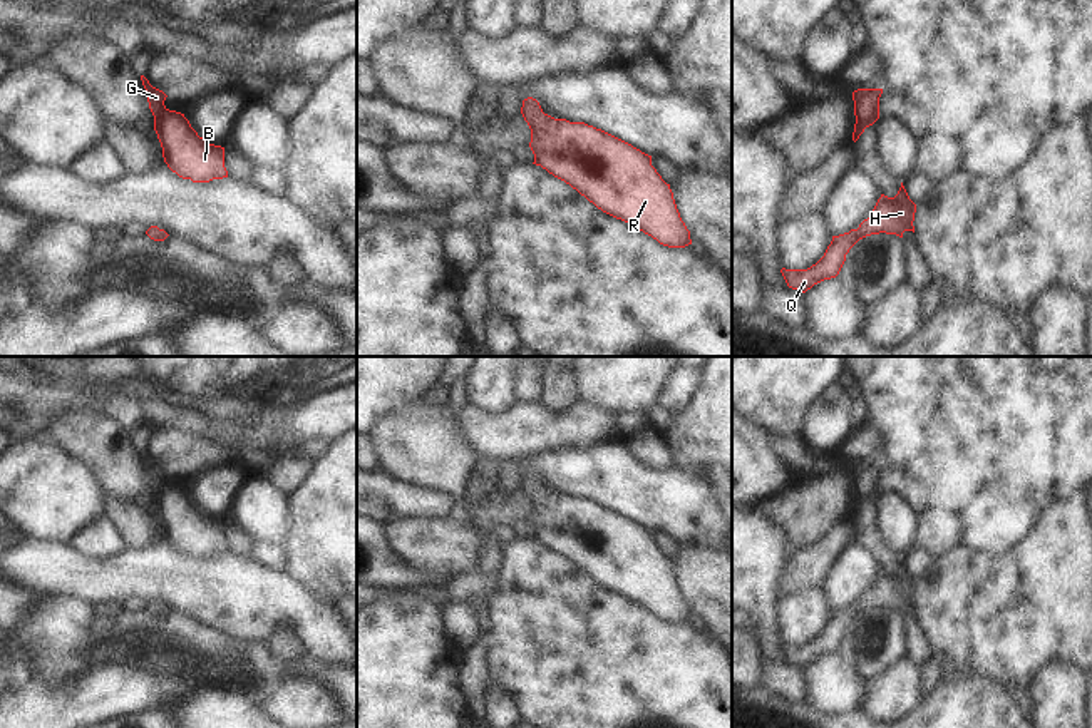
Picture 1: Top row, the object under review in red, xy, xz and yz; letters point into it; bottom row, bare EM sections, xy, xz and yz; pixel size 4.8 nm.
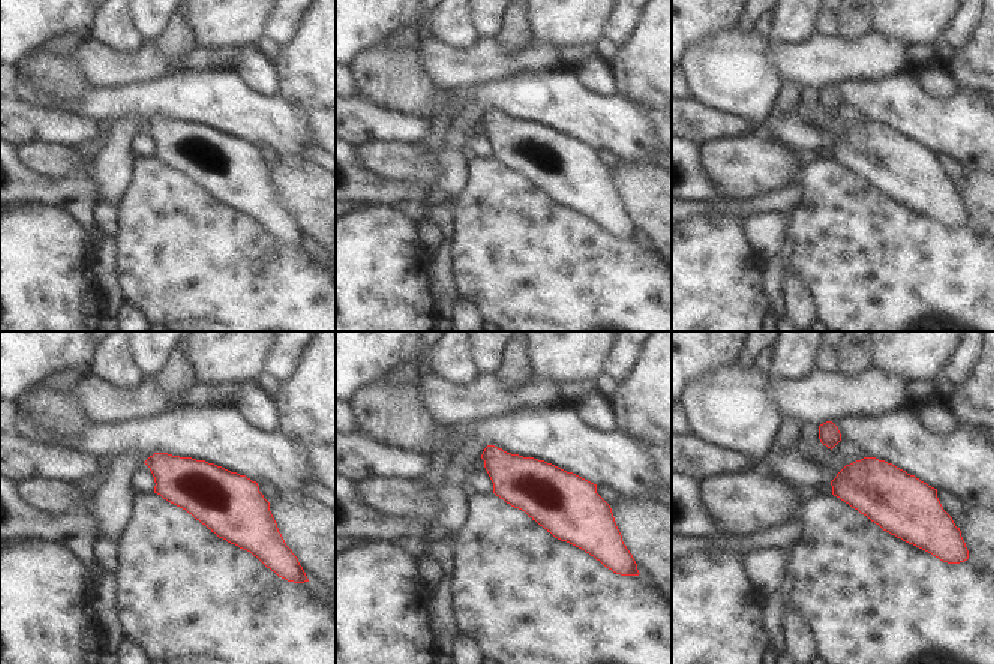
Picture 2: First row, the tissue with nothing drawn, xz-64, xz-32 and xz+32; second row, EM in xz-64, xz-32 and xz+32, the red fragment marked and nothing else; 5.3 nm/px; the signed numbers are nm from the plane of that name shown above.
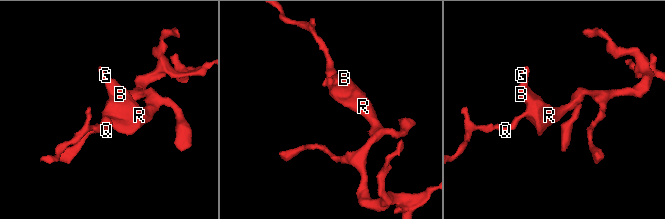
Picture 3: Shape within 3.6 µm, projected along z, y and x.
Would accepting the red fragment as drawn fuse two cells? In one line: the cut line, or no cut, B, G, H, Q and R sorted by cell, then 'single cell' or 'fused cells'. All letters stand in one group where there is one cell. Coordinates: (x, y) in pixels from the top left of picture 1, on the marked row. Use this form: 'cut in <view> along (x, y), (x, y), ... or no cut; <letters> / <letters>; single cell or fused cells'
no cut; B G H Q R; single cell

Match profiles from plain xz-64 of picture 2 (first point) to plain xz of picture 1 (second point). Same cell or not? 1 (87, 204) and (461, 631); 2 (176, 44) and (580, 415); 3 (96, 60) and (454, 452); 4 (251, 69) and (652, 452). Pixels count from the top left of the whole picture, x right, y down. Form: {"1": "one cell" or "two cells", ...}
{"1": "two cells", "2": "two cells", "3": "two cells", "4": "one cell"}

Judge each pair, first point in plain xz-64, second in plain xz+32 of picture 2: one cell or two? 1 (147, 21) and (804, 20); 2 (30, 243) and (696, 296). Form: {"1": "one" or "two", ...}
{"1": "two", "2": "one"}

